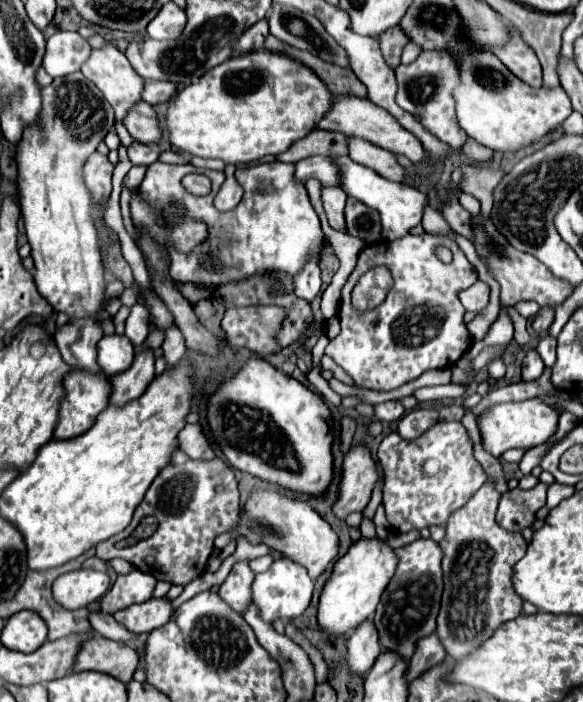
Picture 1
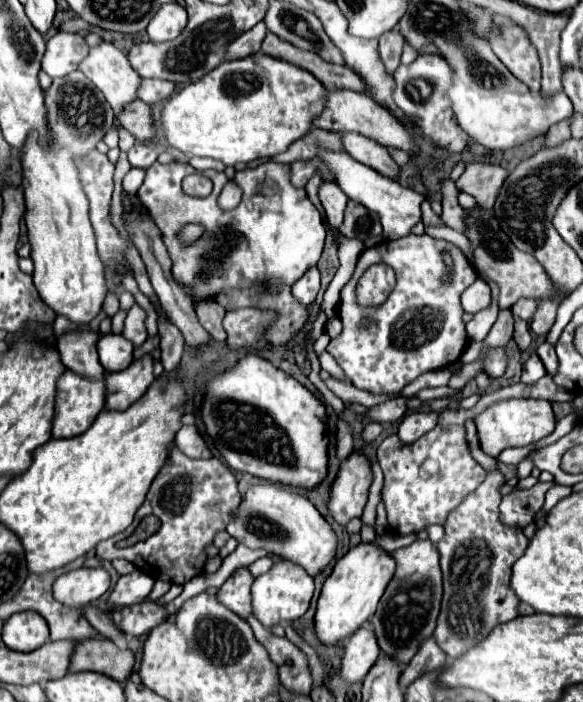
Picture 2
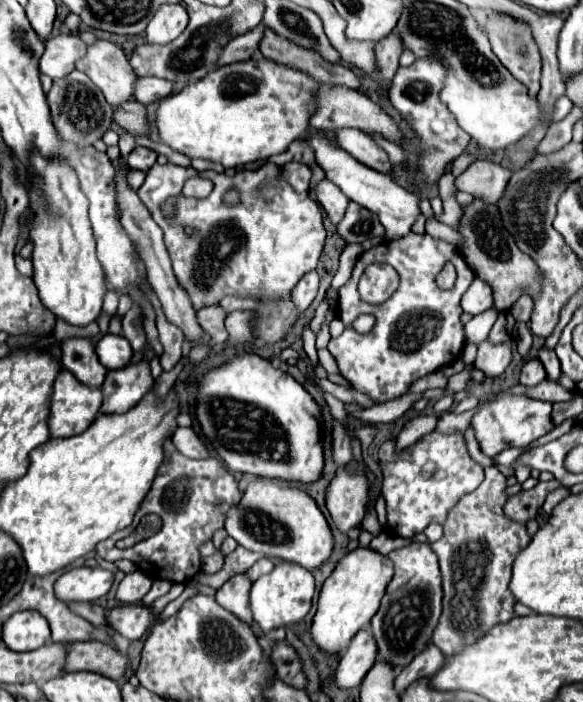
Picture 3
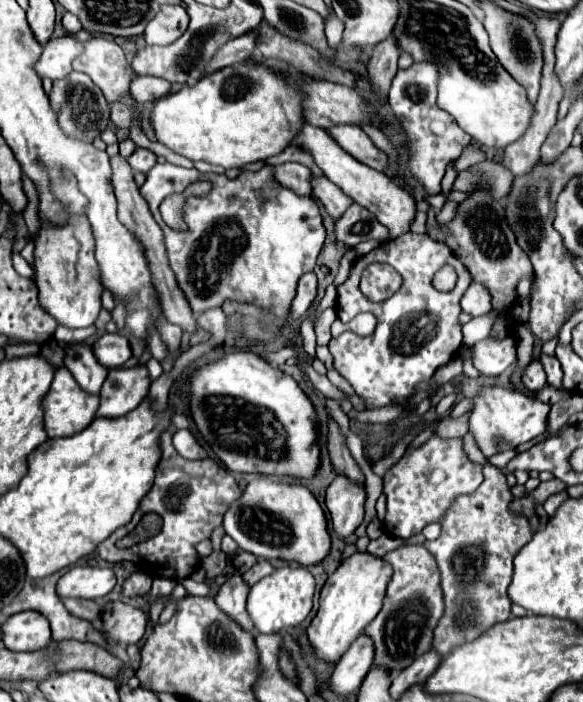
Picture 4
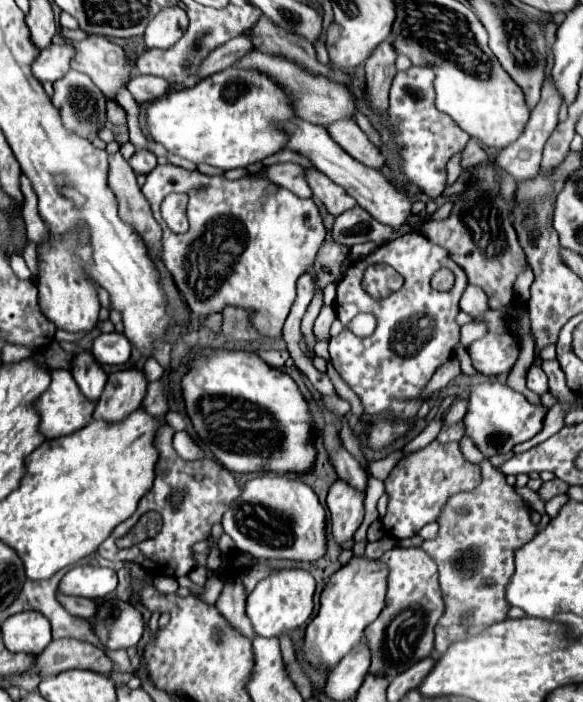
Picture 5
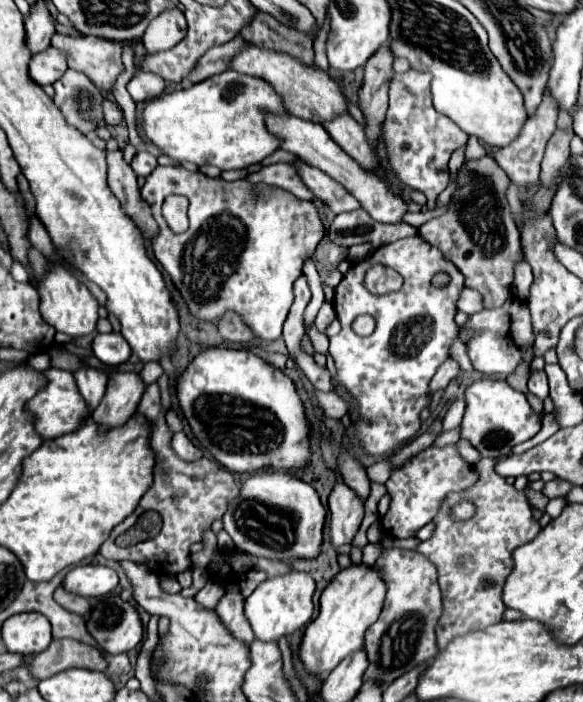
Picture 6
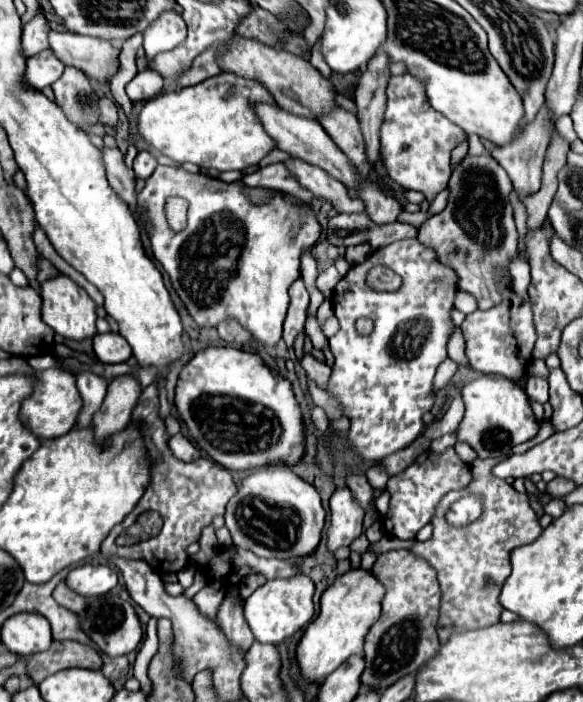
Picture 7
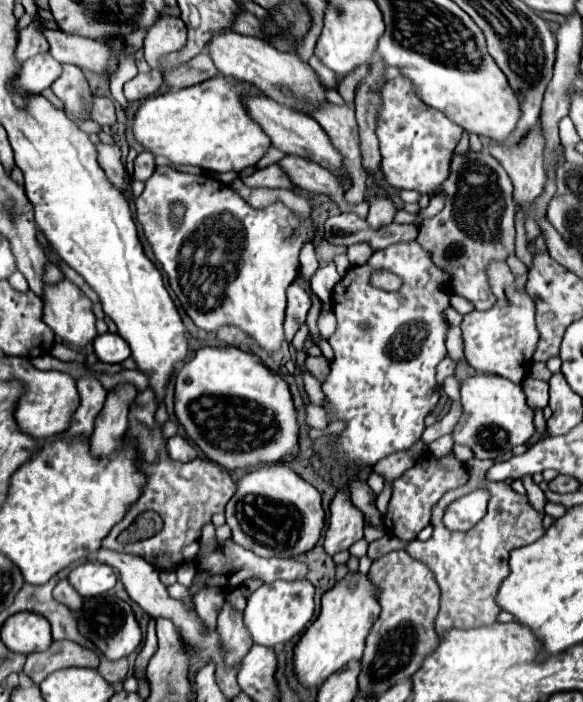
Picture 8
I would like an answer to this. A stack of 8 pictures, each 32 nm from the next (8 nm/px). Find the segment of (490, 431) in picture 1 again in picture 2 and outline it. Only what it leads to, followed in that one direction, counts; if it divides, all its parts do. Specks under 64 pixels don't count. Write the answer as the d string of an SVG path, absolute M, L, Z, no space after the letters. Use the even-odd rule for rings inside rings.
M504 400L498 404L492 404L486 408L480 416L474 418L476 428L478 428L478 438L482 444L482 450L494 458L506 448L514 446L530 446L536 444L538 440L546 438L548 434L554 432L556 426L556 416L552 412L552 404L546 400Z

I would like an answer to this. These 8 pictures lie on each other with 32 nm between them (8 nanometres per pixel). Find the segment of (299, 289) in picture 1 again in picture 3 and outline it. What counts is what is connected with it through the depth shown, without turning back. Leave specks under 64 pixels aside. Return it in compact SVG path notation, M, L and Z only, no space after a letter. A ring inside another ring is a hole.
M316 270L304 274L304 276L298 280L296 288L292 290L292 300L294 300L294 304L300 308L300 312L304 312L304 310L312 304L312 300L316 298L318 282L320 282L320 278L318 278L318 272L316 272Z

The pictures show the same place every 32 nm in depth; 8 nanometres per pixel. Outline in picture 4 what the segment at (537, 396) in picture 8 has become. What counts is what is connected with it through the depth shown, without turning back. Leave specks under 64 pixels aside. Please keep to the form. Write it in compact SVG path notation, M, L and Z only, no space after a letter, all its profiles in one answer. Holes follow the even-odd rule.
M532 360L524 372L522 372L522 384L528 388L528 390L538 390L546 384L546 376L544 376L544 368L540 368L540 362L538 360Z

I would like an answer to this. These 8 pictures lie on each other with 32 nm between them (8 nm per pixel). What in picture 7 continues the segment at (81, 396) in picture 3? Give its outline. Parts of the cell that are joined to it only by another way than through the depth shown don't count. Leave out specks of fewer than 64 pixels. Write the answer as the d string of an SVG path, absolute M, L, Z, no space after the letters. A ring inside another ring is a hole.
M50 368L44 372L34 372L34 378L34 392L30 398L24 400L20 410L24 424L30 426L38 438L58 438L68 434L72 430L72 424L76 424L76 416L82 408L74 374L62 368Z

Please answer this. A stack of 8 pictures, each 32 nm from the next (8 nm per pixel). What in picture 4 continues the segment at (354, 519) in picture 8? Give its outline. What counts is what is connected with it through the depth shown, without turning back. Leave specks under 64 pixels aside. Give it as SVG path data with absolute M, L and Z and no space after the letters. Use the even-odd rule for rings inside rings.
M336 476L334 482L326 490L326 508L332 516L334 530L348 538L364 520L364 502L366 488L364 484L356 484L348 480L348 476Z

